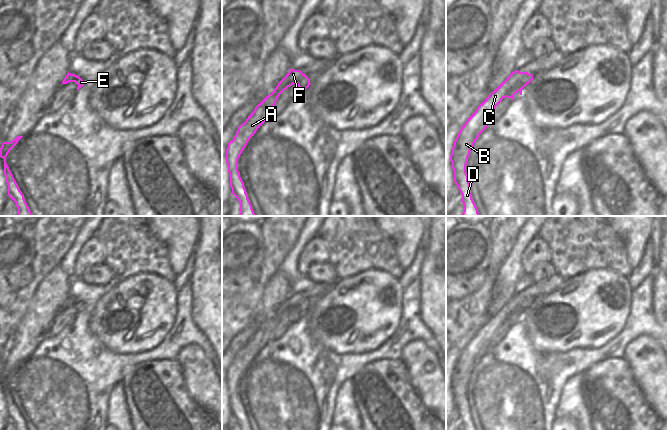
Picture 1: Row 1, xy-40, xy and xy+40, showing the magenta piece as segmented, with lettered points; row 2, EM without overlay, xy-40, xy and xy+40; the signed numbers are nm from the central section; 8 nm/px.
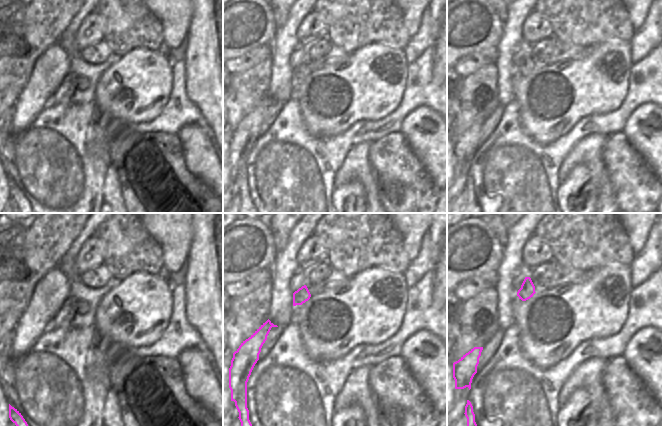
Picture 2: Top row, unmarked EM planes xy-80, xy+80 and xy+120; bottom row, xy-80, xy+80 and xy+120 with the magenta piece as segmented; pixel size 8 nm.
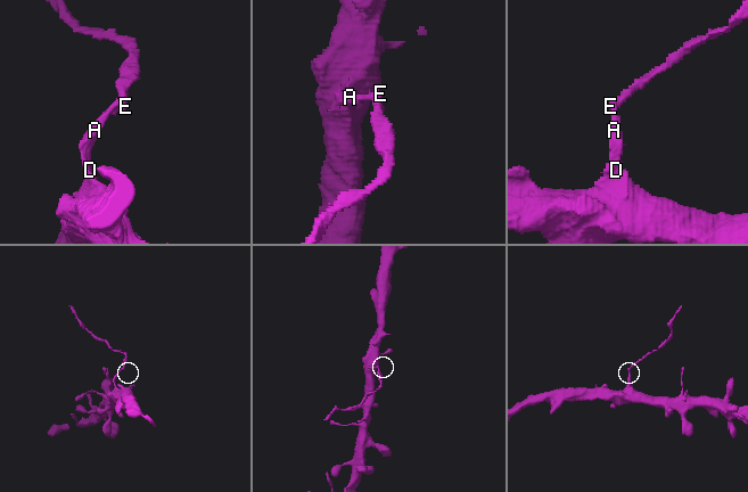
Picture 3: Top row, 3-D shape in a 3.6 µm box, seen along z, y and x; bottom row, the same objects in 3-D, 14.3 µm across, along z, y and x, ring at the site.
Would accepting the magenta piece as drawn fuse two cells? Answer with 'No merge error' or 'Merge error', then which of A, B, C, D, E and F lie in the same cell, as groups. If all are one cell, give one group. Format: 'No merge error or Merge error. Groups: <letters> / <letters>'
Merge error. Groups: A B C D / E F.

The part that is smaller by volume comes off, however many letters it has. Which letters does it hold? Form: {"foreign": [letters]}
{"foreign": ["E", "F"]}

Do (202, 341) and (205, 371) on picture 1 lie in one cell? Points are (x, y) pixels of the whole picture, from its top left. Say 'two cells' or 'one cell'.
two cells

